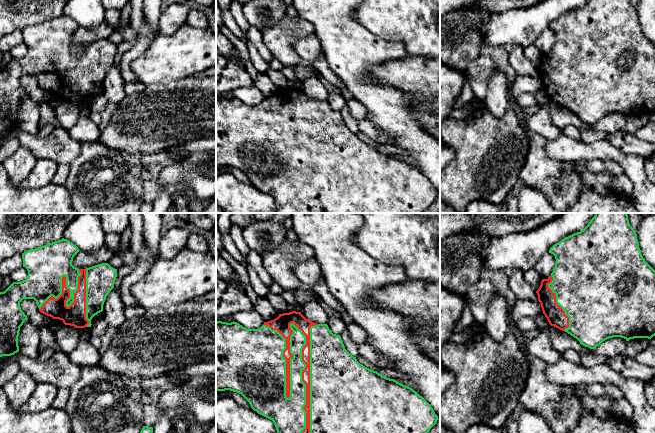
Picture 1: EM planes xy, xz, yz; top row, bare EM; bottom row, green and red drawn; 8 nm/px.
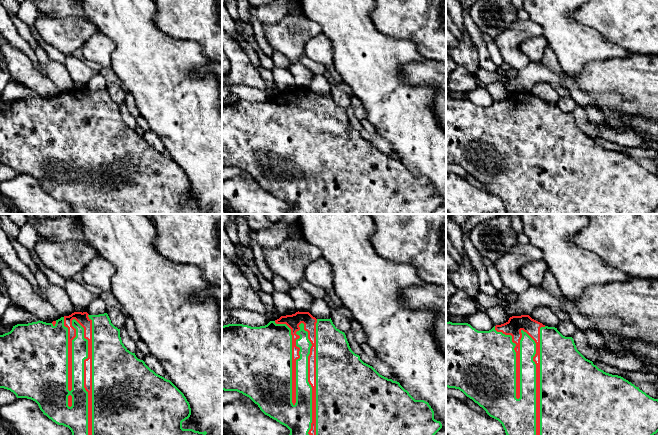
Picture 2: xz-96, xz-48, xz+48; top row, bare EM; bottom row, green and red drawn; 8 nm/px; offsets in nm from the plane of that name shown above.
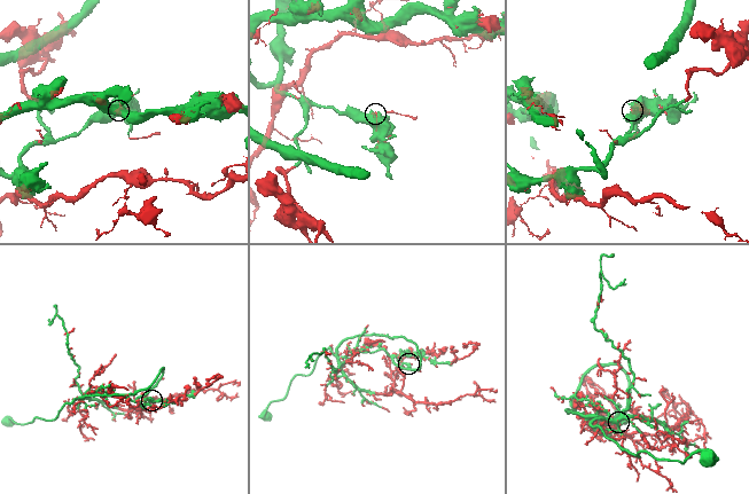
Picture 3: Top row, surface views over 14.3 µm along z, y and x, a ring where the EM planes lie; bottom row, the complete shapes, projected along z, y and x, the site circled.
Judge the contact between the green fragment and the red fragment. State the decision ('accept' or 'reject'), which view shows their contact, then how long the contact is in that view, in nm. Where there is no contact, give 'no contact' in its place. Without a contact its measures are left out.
accept | xz | 950 nm

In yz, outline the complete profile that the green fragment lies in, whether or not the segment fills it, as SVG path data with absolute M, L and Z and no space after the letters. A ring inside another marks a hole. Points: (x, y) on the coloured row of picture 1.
M595 213L594 217L583 230L553 245L549 253L555 256L555 267L547 279L542 279L539 289L536 291L543 314L547 318L549 324L567 332L576 338L581 345L590 349L595 349L603 341L613 337L621 337L629 341L634 338L651 339L655 336L655 270L642 256L636 231L630 226L627 214L628 213Z

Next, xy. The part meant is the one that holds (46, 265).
M62 238L22 254L23 267L28 271L26 279L21 282L13 282L4 292L0 292L0 357L11 356L19 352L18 336L20 327L25 320L28 320L20 307L20 302L23 299L34 299L41 313L53 319L62 320L65 325L76 328L91 327L92 318L103 311L106 297L114 288L117 269L111 267L108 263L98 264L86 269L78 269L72 265L72 261L79 251L76 245Z

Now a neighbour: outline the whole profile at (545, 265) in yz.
M551 253L544 254L534 266L542 279L548 279L555 267L556 259Z

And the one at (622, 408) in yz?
M624 397L619 399L614 399L613 412L614 416L618 418L622 418L630 422L633 419L633 408L630 402Z

